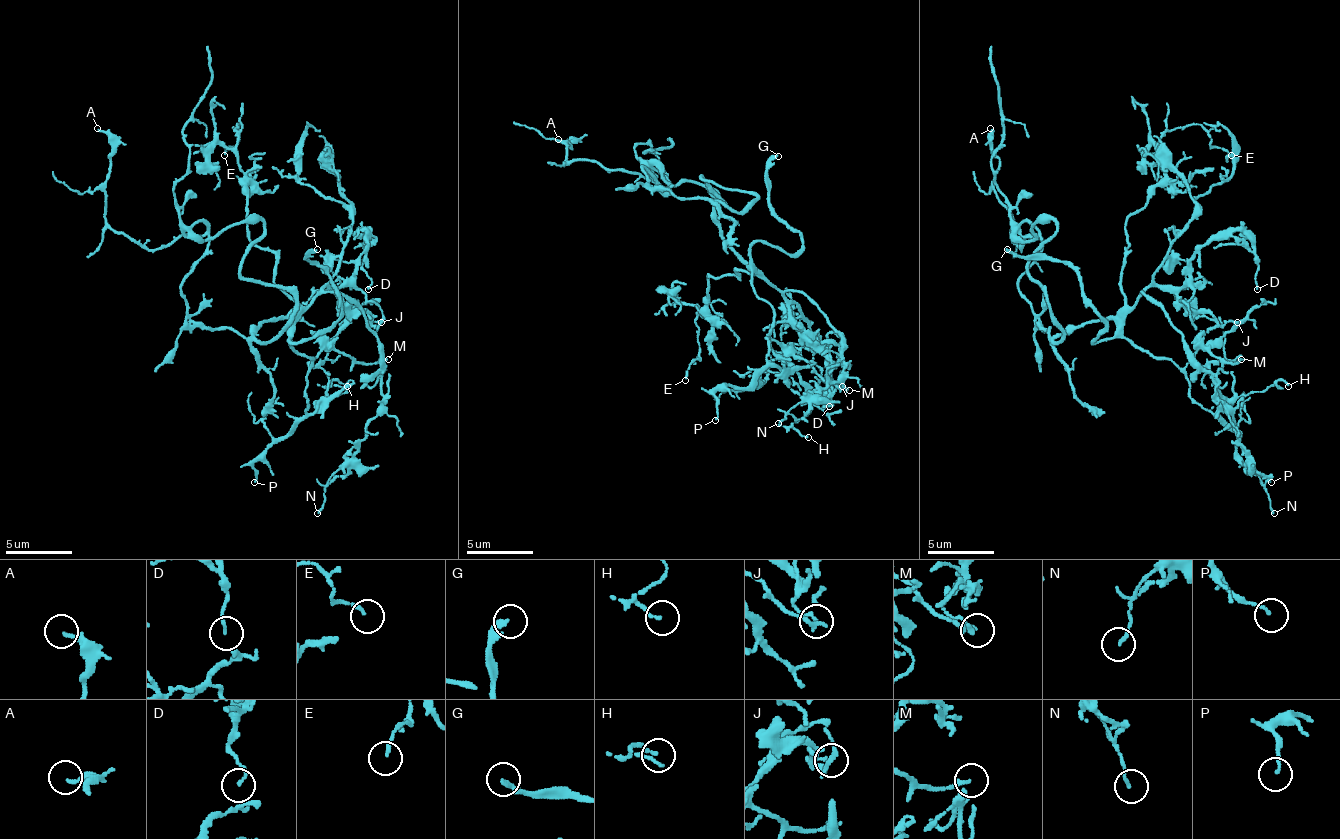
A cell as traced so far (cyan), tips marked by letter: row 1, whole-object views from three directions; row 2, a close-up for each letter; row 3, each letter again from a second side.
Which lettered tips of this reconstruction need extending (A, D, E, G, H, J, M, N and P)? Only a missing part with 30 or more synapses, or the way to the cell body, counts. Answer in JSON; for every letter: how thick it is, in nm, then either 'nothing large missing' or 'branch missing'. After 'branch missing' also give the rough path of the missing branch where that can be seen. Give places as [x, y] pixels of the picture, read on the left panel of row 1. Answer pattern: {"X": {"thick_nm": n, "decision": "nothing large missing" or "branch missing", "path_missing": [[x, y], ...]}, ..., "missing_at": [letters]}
{"A": {"thick_nm": 180, "decision": "nothing large missing"}, "D": {"thick_nm": 70, "decision": "nothing large missing"}, "E": {"thick_nm": 140, "decision": "nothing large missing"}, "G": {"thick_nm": 180, "decision": "branch missing", "path_missing": [[317, 249], [378, 185], [411, 182], [414, 165], [424, 162], [454, 165]]}, "H": {"thick_nm": 130, "decision": "nothing large missing"}, "J": {"thick_nm": 130, "decision": "nothing large missing"}, "M": {"thick_nm": 170, "decision": "nothing large missing"}, "N": {"thick_nm": 120, "decision": "nothing large missing"}, "P": {"thick_nm": 120, "decision": "nothing large missing"}, "missing_at": ["G"]}

